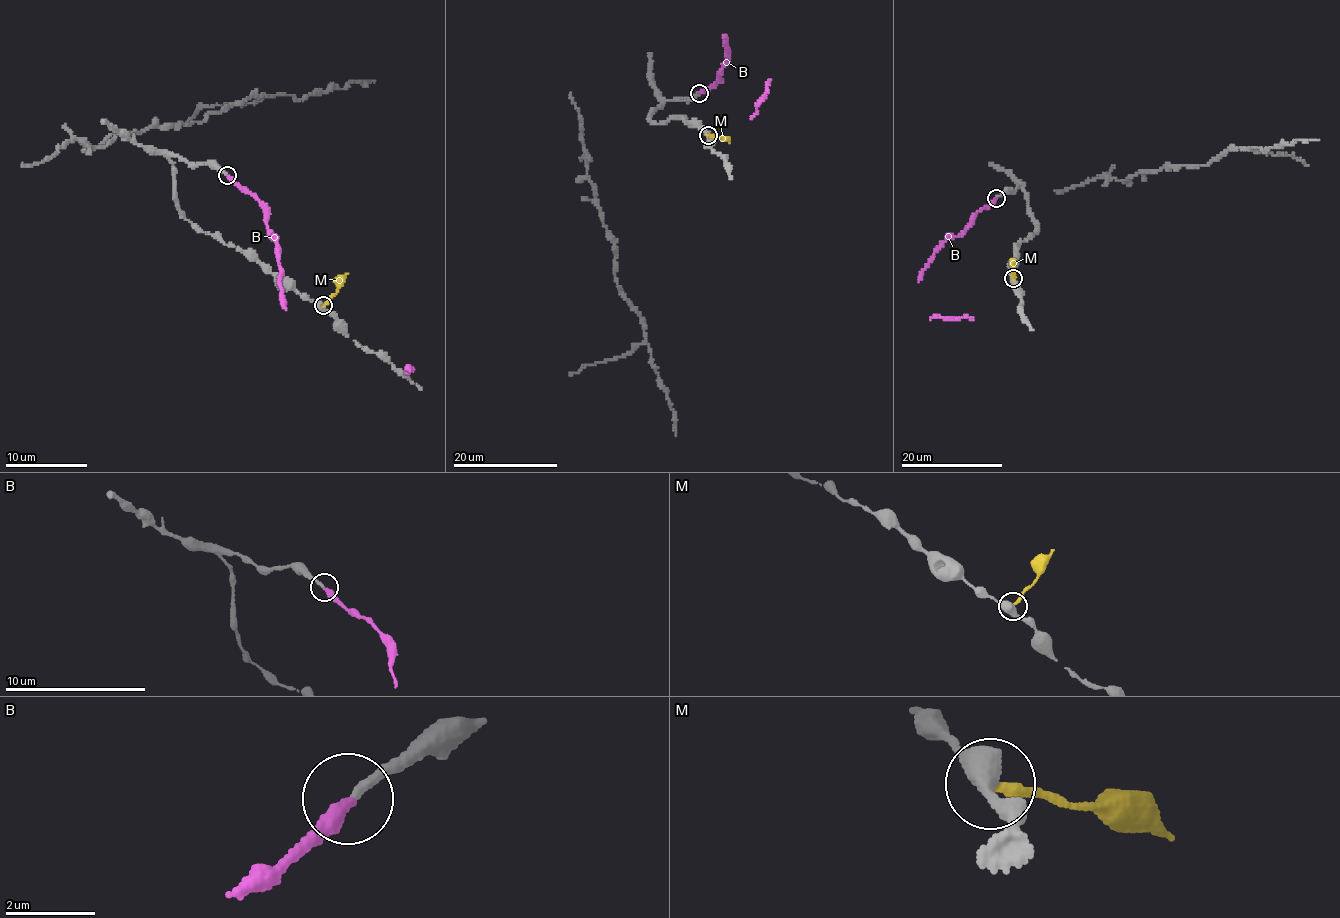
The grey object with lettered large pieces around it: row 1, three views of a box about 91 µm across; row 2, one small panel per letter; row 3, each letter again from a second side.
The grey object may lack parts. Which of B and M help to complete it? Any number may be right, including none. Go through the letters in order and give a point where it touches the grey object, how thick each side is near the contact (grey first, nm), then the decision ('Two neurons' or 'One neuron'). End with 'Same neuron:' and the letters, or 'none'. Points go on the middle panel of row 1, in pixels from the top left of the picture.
B: Touches grey at (699, 93). Thickness 200 nm (grey) against 360 nm. One neuron
M: Touches grey at (708, 135). Thickness 460 nm (grey) against 220 nm. Two neurons
Same neuron: B

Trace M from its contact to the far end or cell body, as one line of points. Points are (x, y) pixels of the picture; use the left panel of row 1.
M: (323, 306), (336, 291), (338, 281), (348, 273)

